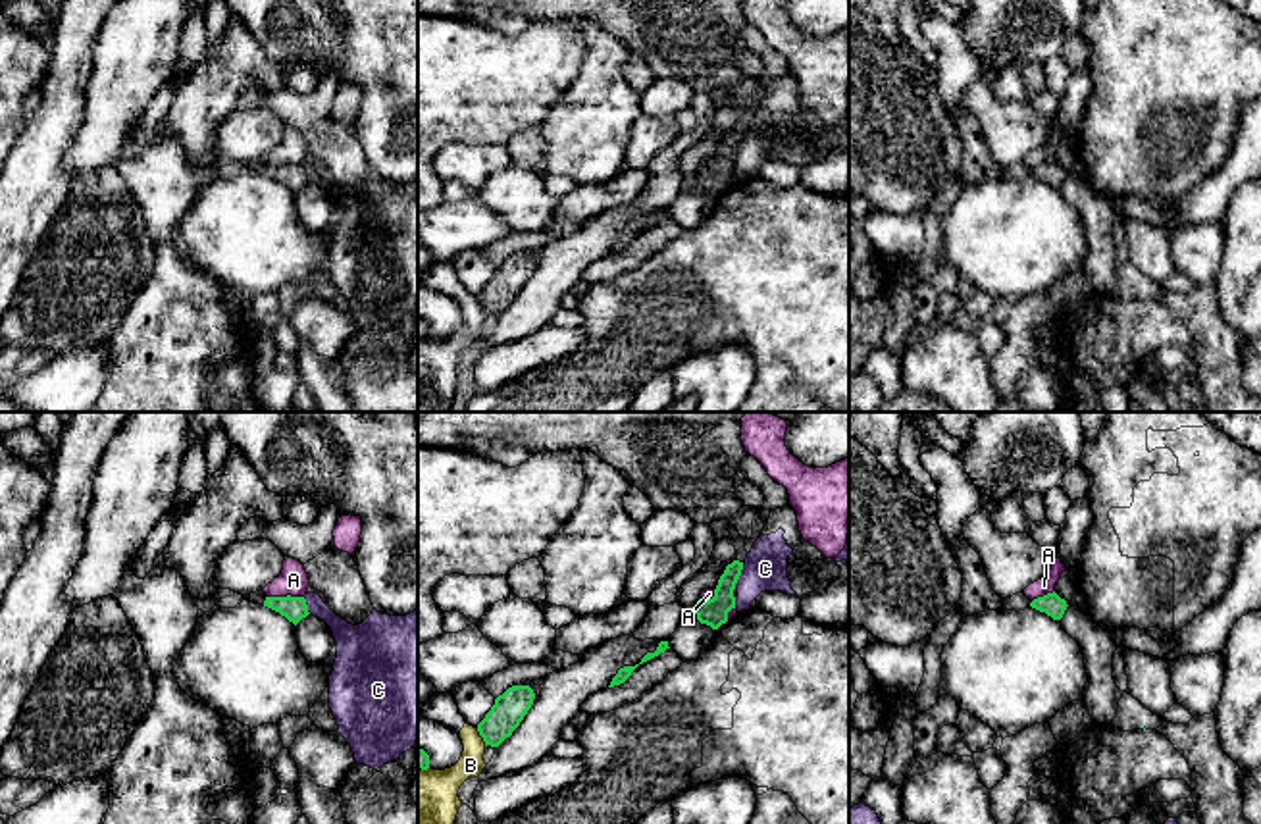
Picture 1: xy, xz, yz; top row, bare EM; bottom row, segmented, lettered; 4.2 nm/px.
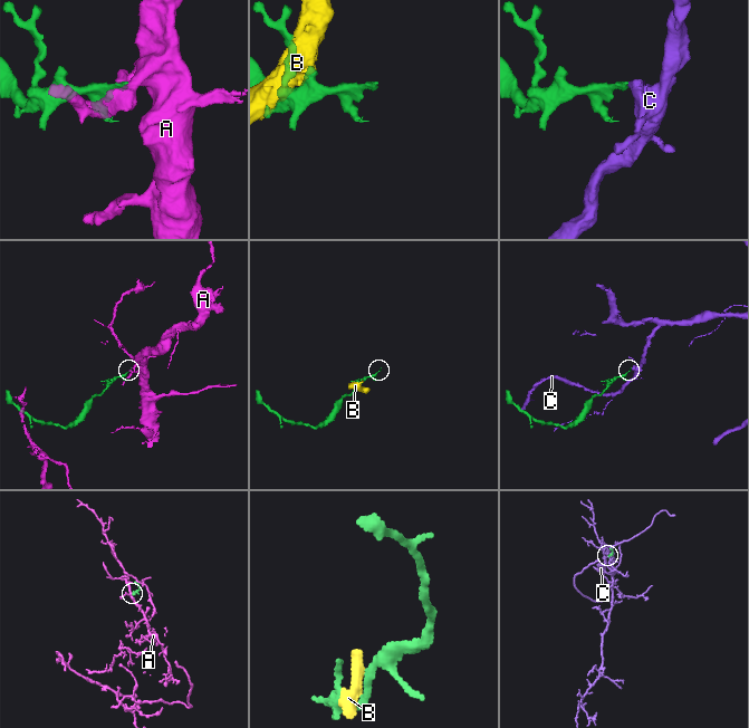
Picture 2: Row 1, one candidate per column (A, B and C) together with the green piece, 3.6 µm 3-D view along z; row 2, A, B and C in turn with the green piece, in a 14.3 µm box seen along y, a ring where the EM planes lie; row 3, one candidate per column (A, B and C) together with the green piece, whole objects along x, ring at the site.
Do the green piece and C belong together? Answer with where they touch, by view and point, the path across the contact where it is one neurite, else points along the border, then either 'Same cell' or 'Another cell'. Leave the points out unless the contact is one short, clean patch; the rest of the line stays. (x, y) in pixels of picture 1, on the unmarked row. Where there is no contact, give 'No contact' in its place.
Touches green at xz (738, 145). Boundary: xz (744, 133), (734, 156). Another cell

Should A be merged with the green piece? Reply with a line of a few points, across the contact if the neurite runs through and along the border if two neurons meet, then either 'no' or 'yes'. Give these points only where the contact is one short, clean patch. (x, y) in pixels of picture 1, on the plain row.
xy (303, 164), (266, 166) | no

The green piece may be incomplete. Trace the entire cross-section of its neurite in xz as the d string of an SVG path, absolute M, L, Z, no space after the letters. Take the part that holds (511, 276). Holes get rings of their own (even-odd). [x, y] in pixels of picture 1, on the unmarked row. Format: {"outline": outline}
{"outline": "M512 254L495 268L495 273L477 293L485 314L499 316L520 295L531 277L535 262L529 254Z"}

